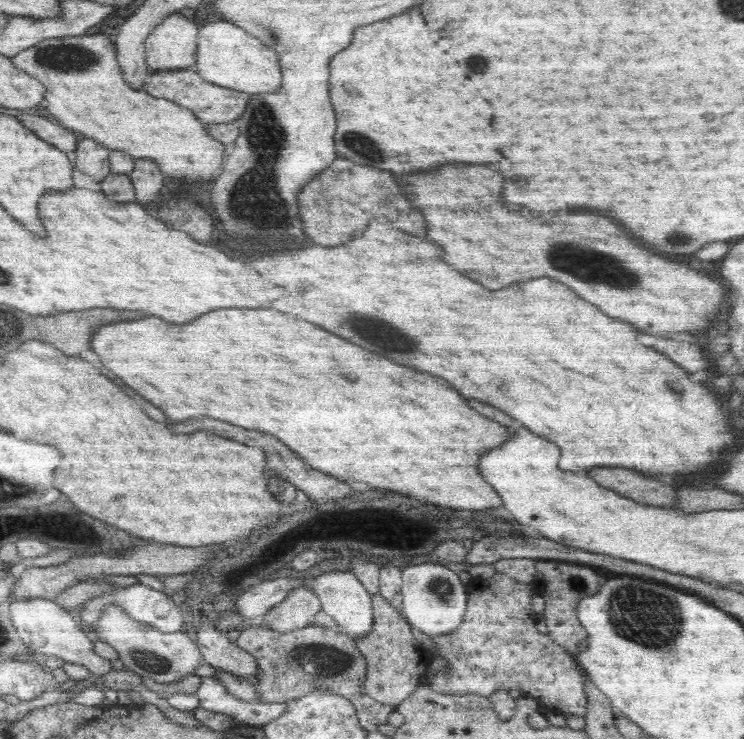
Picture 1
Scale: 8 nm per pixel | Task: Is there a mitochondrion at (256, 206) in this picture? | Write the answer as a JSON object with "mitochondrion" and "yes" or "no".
{"mitochondrion":"yes"}

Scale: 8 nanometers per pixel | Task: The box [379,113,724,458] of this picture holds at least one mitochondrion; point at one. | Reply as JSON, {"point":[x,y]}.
{"point":[587,266]}

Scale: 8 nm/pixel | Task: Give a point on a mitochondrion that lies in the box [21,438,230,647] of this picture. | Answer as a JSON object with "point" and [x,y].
{"point":[58,523]}

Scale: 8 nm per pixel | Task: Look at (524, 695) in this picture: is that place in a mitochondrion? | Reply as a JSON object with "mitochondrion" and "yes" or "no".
{"mitochondrion":"no"}

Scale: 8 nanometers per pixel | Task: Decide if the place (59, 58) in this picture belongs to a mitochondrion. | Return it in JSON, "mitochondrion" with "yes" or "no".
{"mitochondrion":"yes"}

